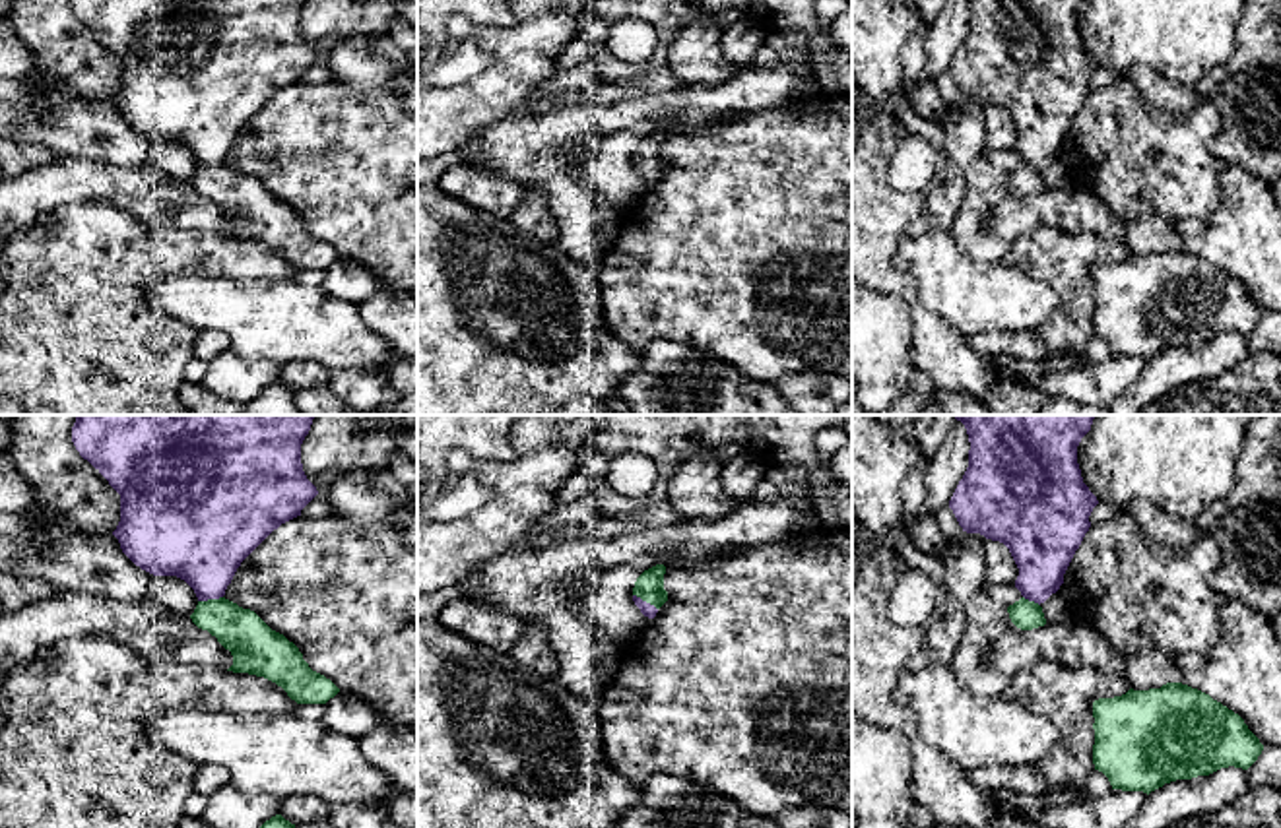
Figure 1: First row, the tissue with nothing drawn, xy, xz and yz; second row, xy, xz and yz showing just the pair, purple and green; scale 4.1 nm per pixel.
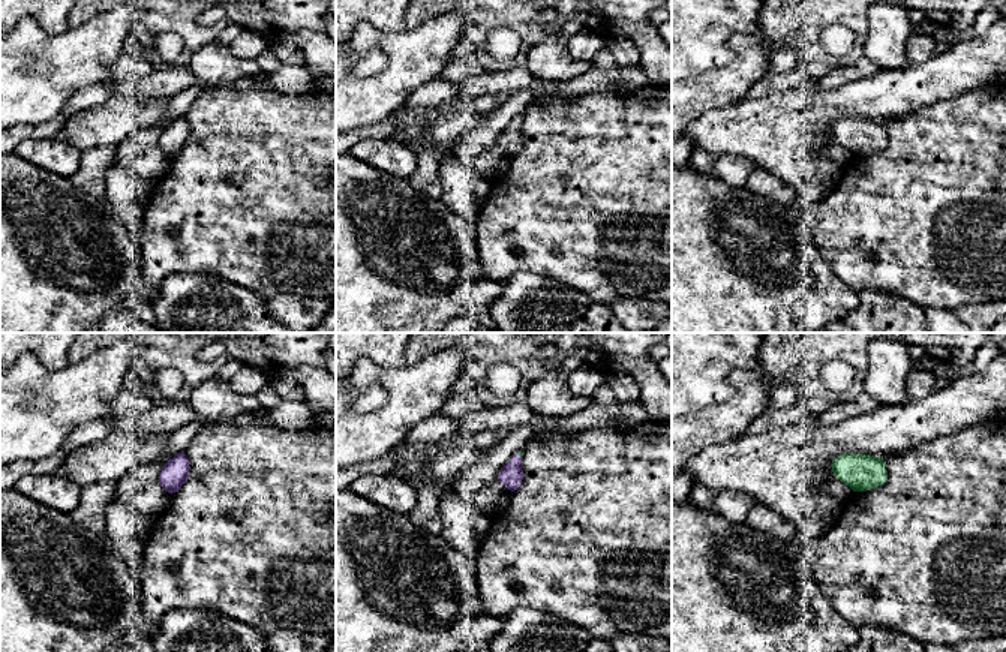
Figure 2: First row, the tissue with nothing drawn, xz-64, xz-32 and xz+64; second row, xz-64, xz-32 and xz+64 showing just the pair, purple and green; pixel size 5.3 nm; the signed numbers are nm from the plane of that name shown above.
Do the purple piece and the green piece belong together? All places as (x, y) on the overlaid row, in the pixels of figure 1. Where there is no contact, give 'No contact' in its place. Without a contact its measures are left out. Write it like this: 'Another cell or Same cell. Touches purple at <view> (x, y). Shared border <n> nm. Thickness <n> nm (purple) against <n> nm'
Same cell. Touches purple at xy (210, 598). Shared border 110 nm. Thickness 380 nm (purple) against 190 nm

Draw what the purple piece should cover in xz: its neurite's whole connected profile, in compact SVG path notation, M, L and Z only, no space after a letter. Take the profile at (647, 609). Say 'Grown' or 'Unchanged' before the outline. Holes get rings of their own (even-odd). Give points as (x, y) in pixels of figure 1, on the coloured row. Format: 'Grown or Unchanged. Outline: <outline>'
Grown. Outline: M656 564L644 570L633 588L633 601L640 613L654 619L658 609L668 601L668 591L664 589L666 566Z

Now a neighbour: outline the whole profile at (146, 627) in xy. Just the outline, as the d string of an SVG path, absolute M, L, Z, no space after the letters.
M58 591L0 615L0 661L29 663L74 636L107 636L149 659L229 669L233 655L215 636L153 599L124 601Z

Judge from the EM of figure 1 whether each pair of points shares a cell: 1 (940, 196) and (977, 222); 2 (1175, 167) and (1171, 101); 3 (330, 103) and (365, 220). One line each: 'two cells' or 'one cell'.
1: two cells
2: two cells
3: one cell

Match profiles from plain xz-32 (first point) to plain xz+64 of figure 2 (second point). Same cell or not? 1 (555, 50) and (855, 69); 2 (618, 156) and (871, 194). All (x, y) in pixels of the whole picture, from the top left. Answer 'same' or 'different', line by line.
1: different
2: same

